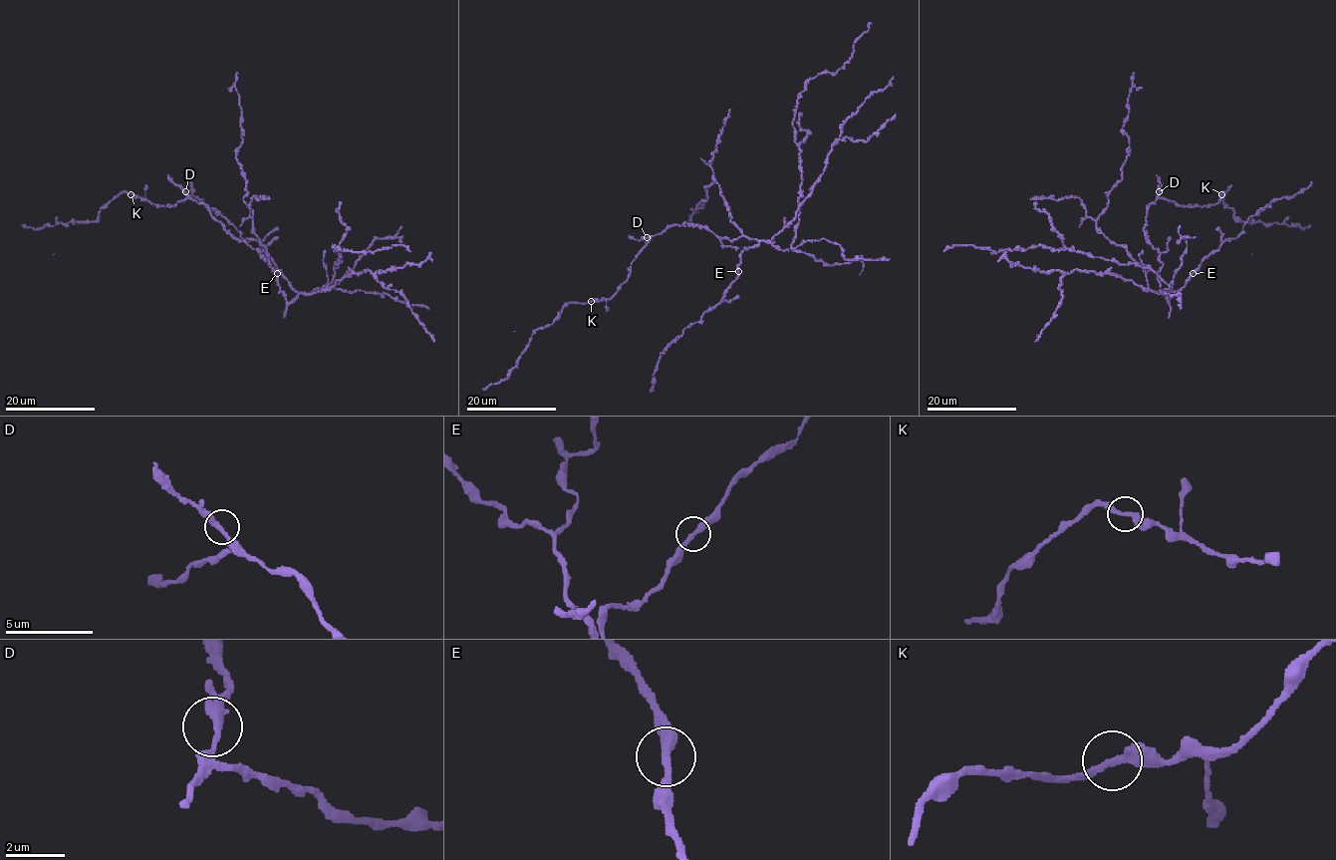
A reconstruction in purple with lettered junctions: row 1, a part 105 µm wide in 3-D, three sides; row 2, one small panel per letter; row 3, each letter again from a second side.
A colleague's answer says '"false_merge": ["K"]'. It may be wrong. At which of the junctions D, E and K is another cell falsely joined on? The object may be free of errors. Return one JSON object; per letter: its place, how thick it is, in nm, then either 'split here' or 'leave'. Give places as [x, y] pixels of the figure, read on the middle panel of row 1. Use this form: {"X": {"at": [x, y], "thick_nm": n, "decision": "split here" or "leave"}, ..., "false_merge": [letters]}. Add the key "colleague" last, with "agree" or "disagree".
{"D": {"at": [647, 237], "thick_nm": 280, "decision": "leave"}, "E": {"at": [738, 271], "thick_nm": 280, "decision": "leave"}, "K": {"at": [591, 301], "thick_nm": 280, "decision": "leave"}, "false_merge": [], "colleague": "disagree"}

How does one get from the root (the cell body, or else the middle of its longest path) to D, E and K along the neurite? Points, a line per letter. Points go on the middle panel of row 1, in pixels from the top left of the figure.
D: (726, 238), (719, 238), (703, 226), (687, 223), (668, 225), (660, 233), (647, 237)
E: (726, 238), (731, 242), (746, 236), (758, 242), (741, 253), (737, 271)
K: (726, 238), (719, 238), (703, 226), (668, 225), (651, 237), (632, 262), (629, 278), (610, 298), (591, 301)

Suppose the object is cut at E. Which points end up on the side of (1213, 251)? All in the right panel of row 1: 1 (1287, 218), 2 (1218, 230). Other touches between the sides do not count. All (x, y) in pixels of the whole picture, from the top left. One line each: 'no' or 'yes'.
1: no
2: yes

